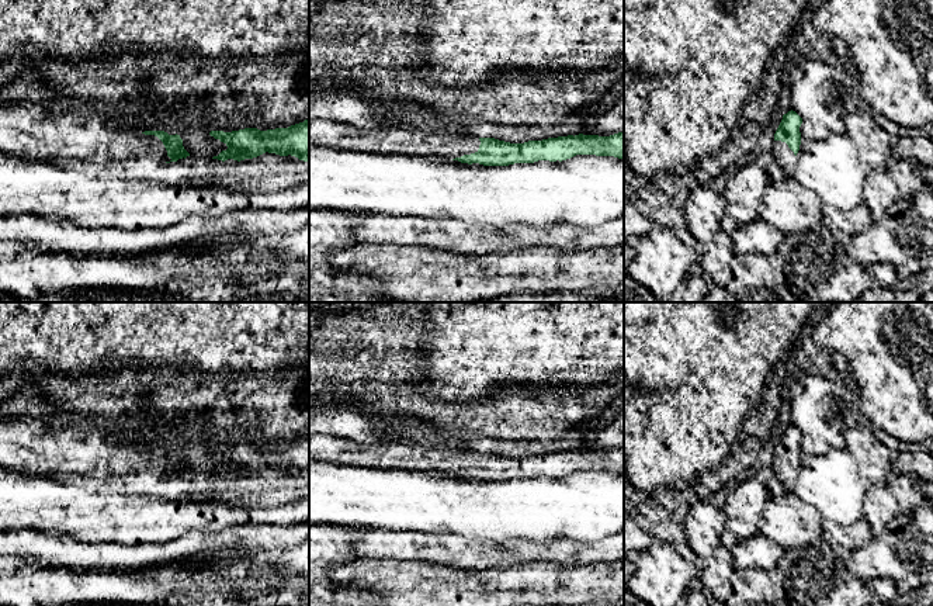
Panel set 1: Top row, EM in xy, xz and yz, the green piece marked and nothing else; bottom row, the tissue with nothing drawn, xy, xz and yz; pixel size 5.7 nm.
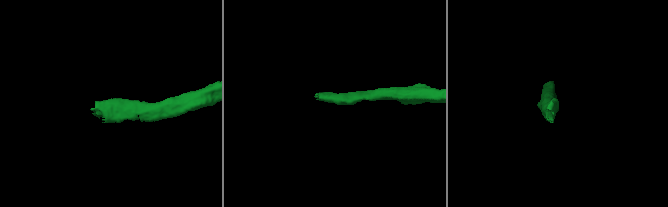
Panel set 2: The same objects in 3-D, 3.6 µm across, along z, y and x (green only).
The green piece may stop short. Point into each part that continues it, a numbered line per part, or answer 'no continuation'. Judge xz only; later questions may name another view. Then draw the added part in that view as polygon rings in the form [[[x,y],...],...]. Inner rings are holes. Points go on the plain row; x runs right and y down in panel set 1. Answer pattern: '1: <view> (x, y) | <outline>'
1: xz (322, 447) | [[[316,434],[309,437],[309,461],[334,464],[374,464],[382,468],[405,468],[455,474],[478,467],[478,451],[445,449],[431,450],[395,441],[360,446],[343,437]]]

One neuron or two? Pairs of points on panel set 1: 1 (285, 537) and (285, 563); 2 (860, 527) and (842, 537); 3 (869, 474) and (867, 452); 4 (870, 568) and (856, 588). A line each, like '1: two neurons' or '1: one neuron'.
1: two neurons
2: one neuron
3: one neuron
4: two neurons

